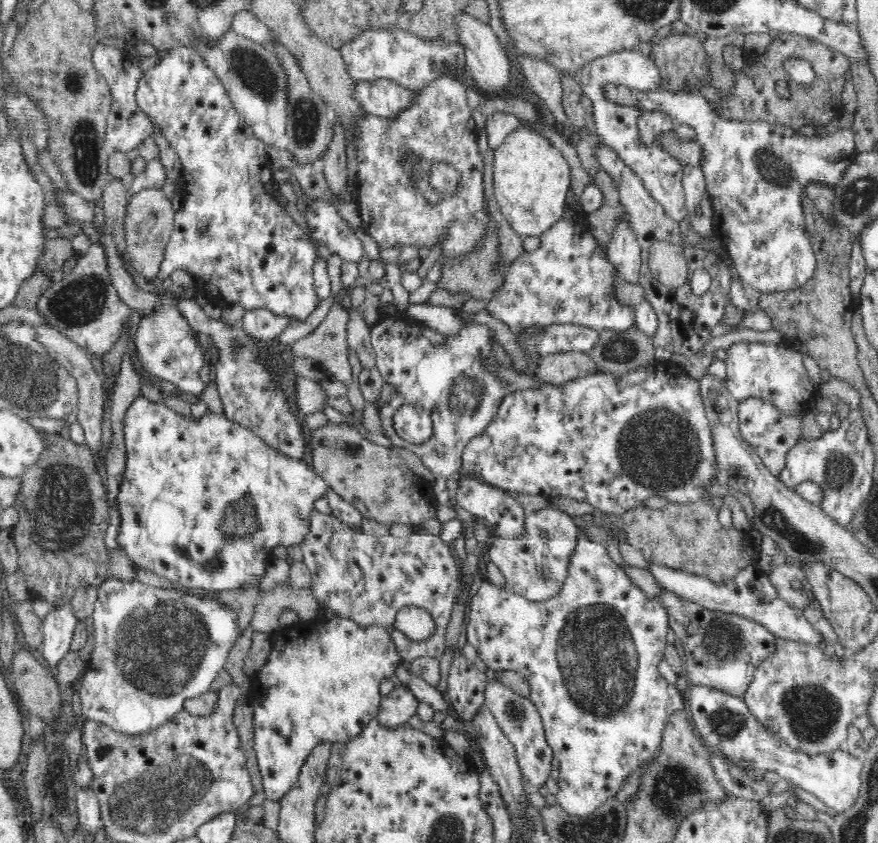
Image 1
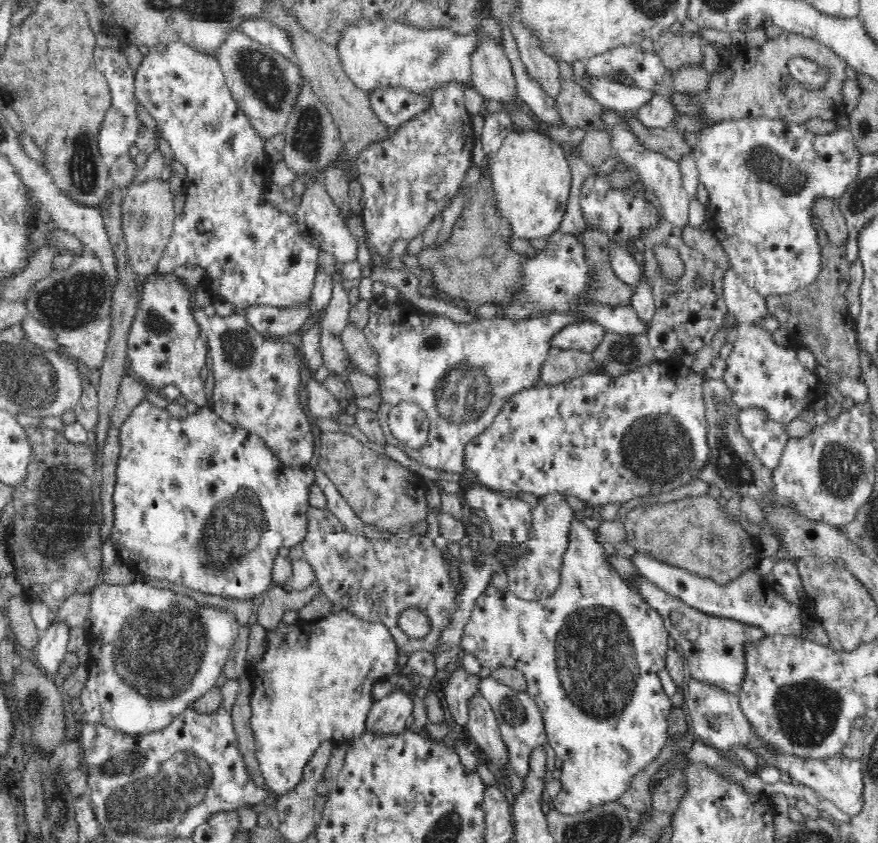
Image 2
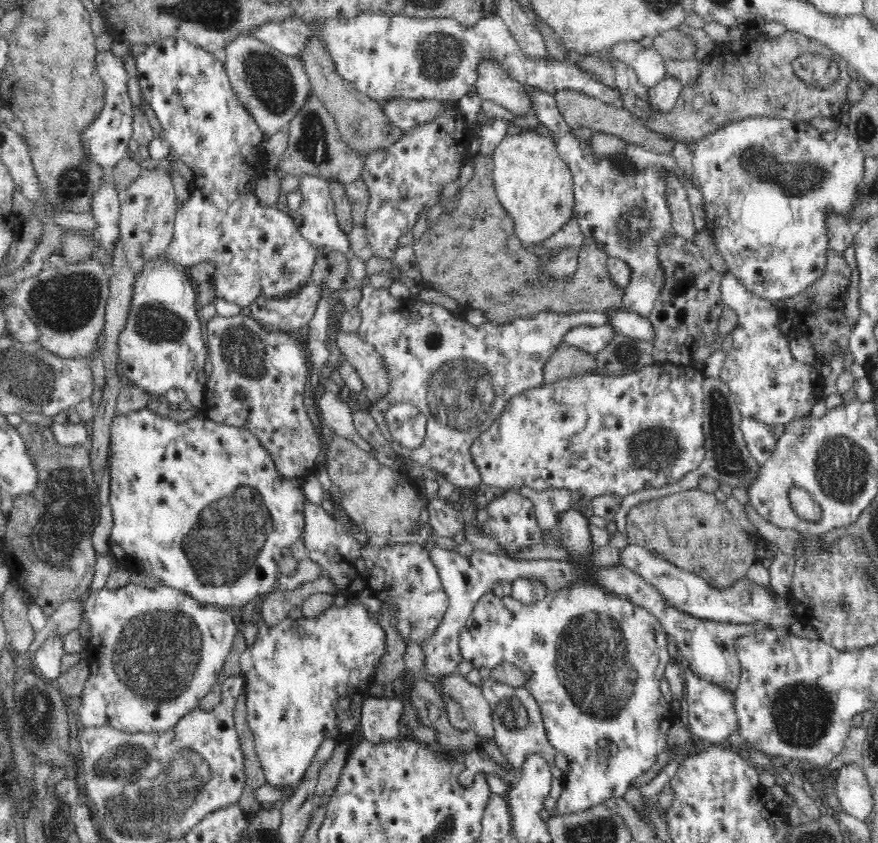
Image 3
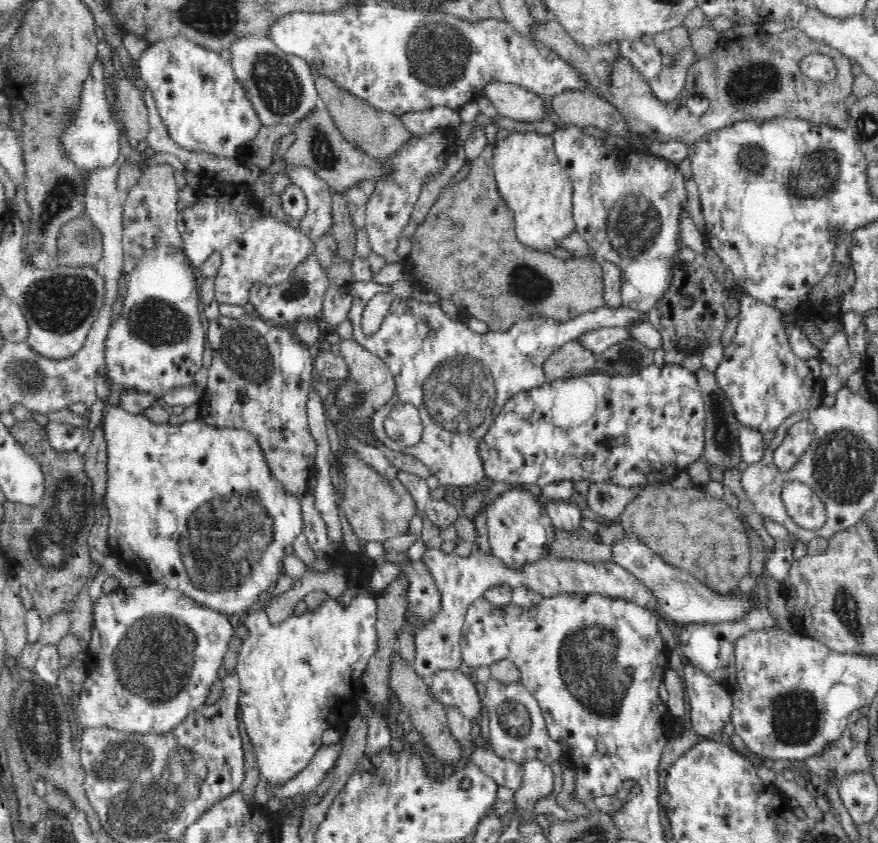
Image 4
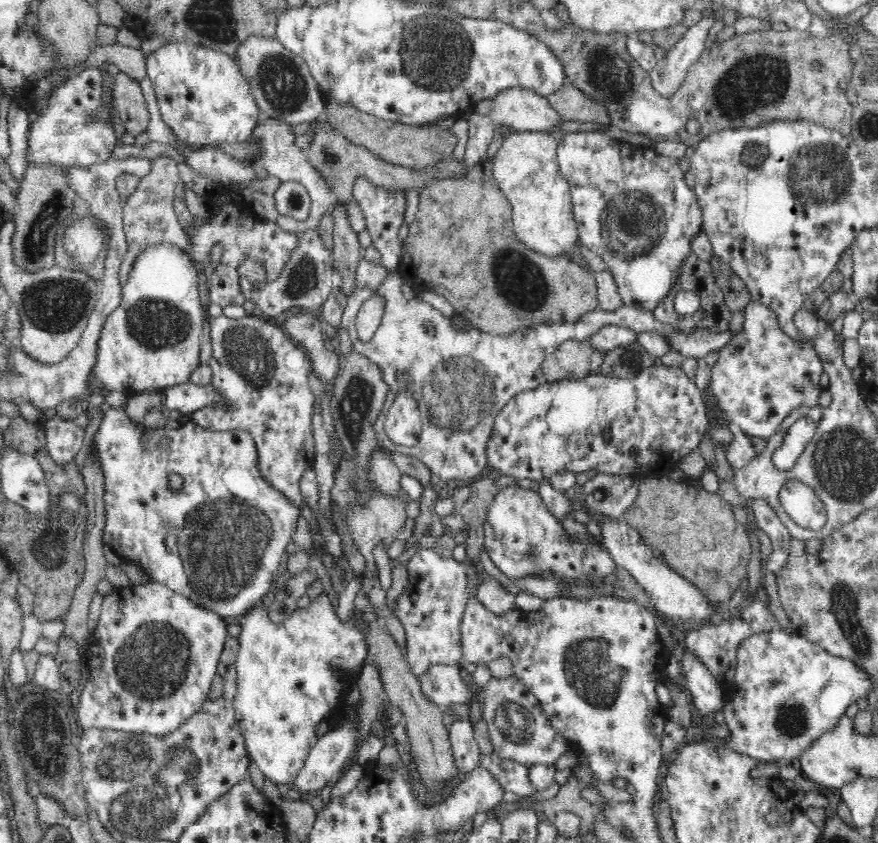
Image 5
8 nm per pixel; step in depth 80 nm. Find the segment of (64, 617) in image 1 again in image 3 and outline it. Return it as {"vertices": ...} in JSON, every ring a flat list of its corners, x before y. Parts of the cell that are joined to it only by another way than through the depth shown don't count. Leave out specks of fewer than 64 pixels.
{"vertices":[[48,638,35,652,34,669,38,670,42,679,54,683,61,675,61,662,65,654,62,638]]}

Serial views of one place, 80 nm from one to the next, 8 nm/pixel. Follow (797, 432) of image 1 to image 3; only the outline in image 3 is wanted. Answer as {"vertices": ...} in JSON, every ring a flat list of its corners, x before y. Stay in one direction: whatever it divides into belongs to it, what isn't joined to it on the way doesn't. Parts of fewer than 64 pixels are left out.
{"vertices":[[742,418,741,431,746,450,752,460,758,465,765,463,771,455,771,448,775,445,776,436,772,428,751,418]]}

